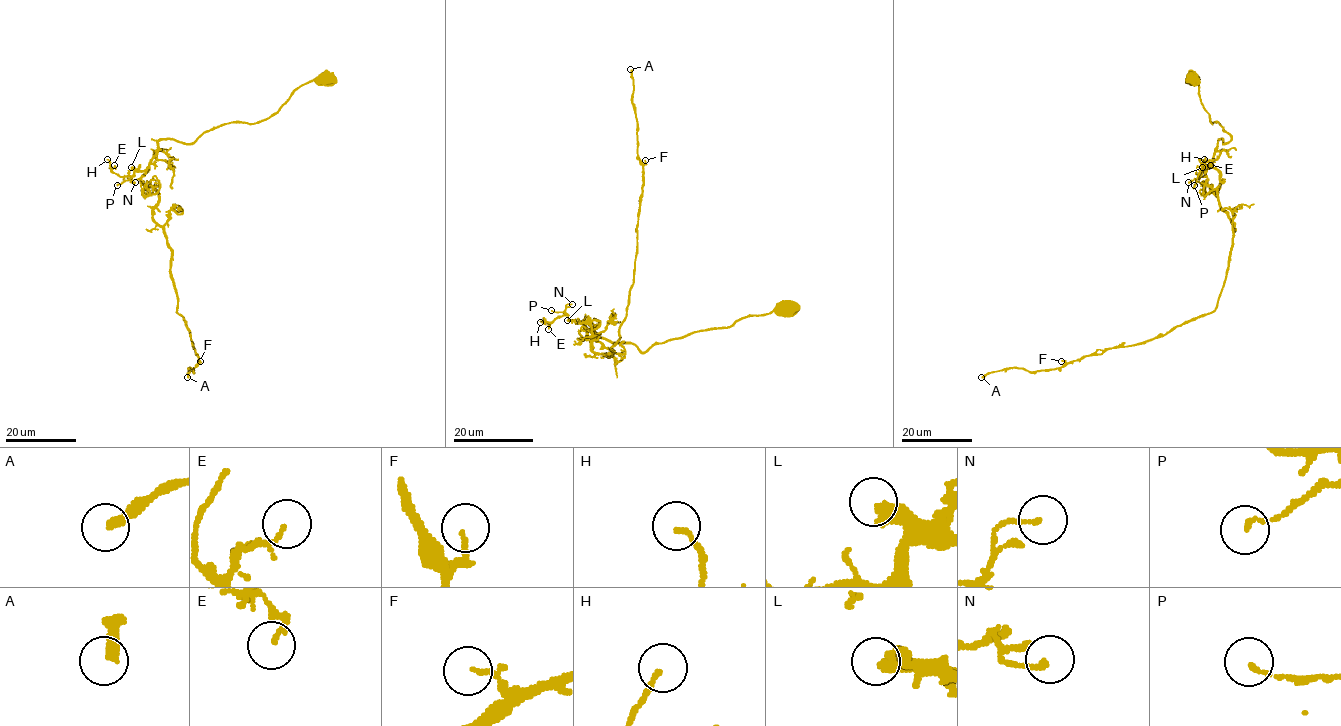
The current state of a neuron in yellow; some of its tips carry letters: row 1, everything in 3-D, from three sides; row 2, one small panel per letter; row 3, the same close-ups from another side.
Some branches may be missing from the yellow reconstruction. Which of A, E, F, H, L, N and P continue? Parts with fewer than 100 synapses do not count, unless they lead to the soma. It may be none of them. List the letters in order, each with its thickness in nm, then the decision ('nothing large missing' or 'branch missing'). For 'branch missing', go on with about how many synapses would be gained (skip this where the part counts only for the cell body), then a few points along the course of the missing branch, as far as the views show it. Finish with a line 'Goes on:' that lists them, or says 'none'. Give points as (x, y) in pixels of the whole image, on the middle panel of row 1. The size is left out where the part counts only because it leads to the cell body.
A: calibre 280 nm; branch missing; 550 synapses
E: calibre 80 nm; nothing large missing
F: calibre 130 nm; nothing large missing
H: calibre 130 nm; nothing large missing
L: calibre 420 nm; nothing large missing
N: calibre 150 nm; nothing large missing
P: calibre 130 nm; nothing large missing
Goes on: A

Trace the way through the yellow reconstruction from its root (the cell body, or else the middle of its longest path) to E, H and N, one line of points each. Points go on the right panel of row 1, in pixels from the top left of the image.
E: (1192, 79), (1197, 79), (1210, 122), (1231, 136), (1225, 143), (1218, 139), (1212, 166), (1200, 176), (1210, 165)
H: (1192, 79), (1197, 79), (1210, 122), (1231, 136), (1225, 143), (1218, 139), (1212, 166), (1200, 176), (1204, 159)
N: (1192, 79), (1197, 79), (1210, 122), (1217, 122), (1231, 139), (1218, 139), (1212, 166), (1188, 182)

